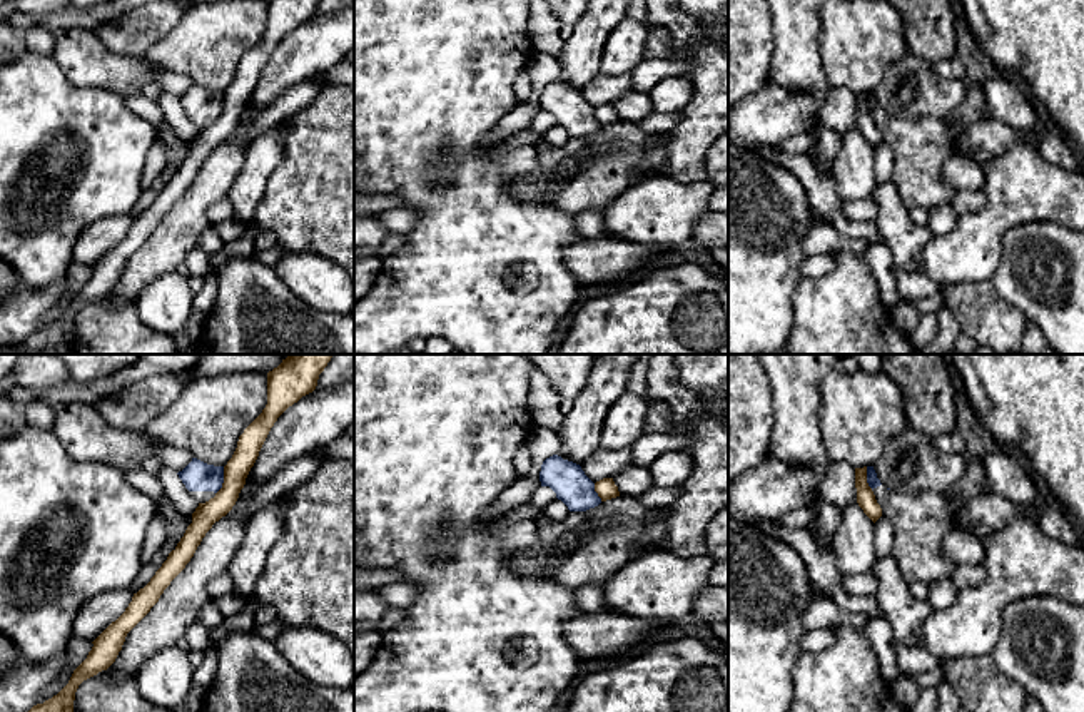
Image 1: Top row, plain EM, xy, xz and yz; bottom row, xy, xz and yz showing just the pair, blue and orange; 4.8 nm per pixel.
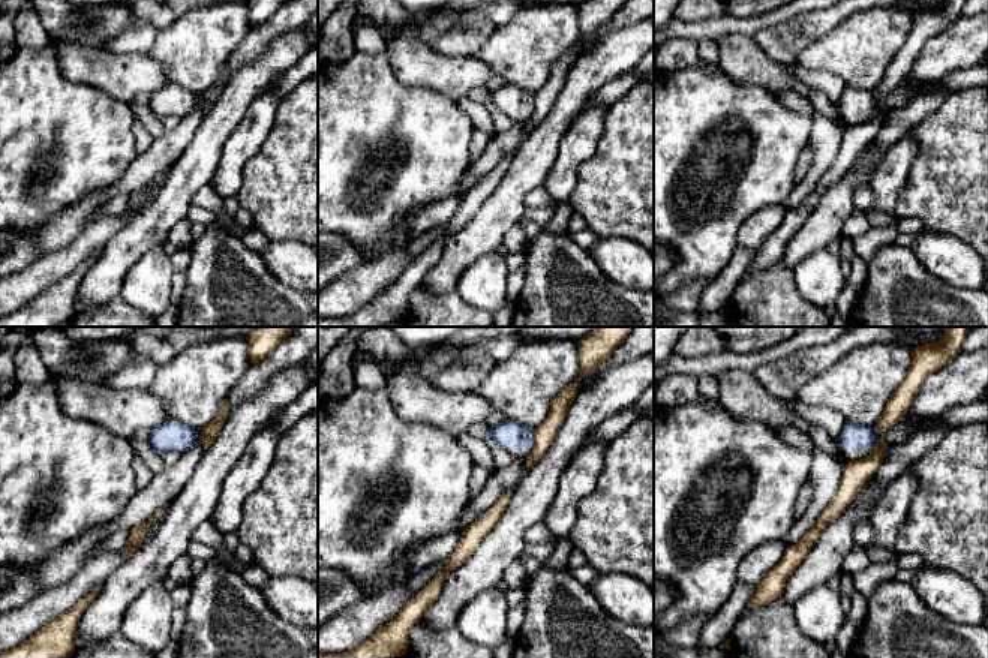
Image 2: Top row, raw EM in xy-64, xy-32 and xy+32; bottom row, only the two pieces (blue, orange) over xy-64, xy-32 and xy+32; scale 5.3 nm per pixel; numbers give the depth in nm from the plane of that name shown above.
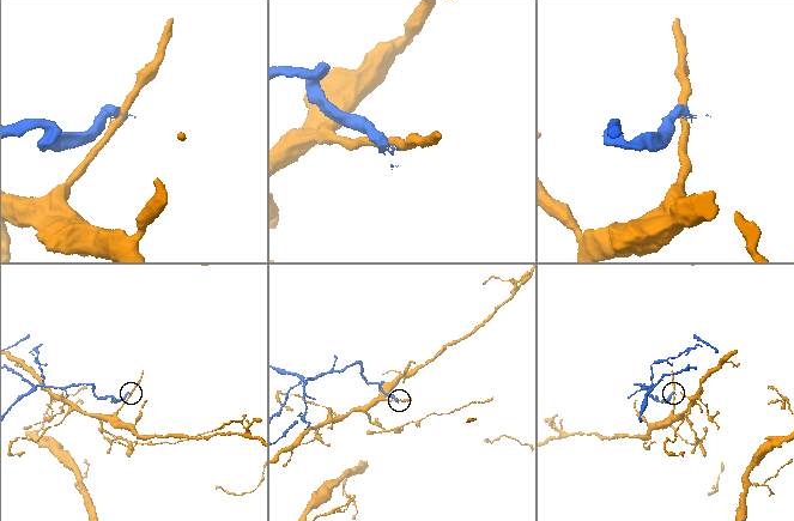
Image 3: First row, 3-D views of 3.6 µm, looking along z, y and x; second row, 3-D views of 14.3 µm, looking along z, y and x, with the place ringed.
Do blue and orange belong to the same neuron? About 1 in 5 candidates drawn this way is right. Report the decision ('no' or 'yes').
no

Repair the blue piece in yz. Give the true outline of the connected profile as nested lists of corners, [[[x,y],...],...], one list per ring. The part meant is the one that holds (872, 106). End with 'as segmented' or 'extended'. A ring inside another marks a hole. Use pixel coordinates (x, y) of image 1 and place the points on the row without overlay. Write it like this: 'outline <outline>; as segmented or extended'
outline [[[867,92],[867,109],[872,114],[882,140],[894,154],[894,175],[902,206],[930,211],[949,206],[955,196],[944,177],[944,162],[952,155],[954,140],[947,137],[945,122],[939,117],[907,120],[887,115],[874,92]]]; extended

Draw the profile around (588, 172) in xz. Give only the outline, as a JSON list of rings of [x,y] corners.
[[[620,120],[539,152],[538,167],[516,179],[509,191],[521,201],[551,204],[573,216],[585,211],[603,214],[618,196],[665,162],[666,145],[660,134]]]

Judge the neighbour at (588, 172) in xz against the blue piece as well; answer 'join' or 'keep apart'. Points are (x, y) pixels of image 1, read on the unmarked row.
keep apart

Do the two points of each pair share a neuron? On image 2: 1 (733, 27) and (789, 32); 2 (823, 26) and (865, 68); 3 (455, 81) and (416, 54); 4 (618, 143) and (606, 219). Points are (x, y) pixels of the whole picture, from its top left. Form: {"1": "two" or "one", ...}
{"1": "two", "2": "two", "3": "one", "4": "one"}

